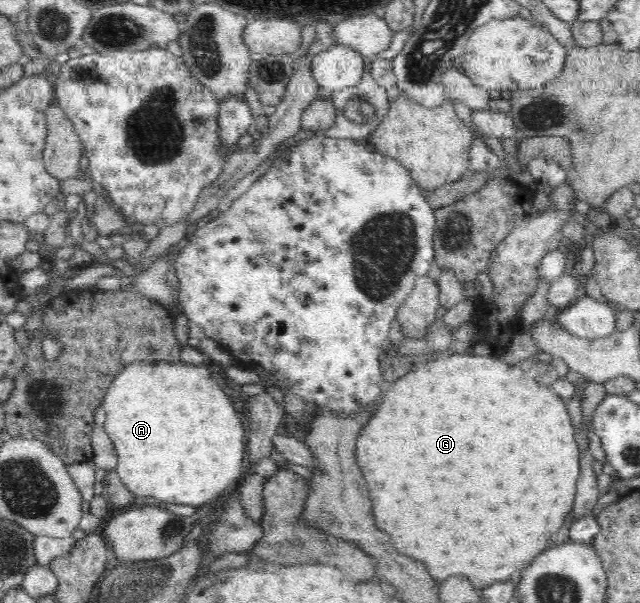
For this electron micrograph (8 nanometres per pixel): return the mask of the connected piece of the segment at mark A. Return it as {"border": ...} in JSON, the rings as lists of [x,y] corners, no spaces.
{"border":[[[165,360],[155,363],[147,361],[130,363],[124,367],[124,370],[119,375],[116,375],[116,378],[109,385],[102,406],[106,413],[106,420],[103,426],[107,434],[111,436],[113,444],[115,444],[115,451],[117,452],[116,473],[121,478],[123,485],[129,488],[129,491],[133,492],[135,497],[154,497],[163,502],[171,501],[181,505],[199,507],[235,487],[245,474],[245,469],[247,468],[245,461],[247,441],[245,440],[243,422],[241,422],[239,413],[233,407],[230,398],[216,385],[210,363],[206,365],[192,365],[181,361],[165,362]]]}

